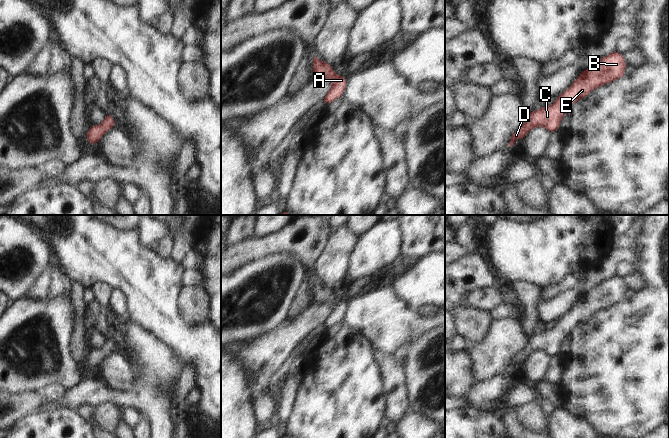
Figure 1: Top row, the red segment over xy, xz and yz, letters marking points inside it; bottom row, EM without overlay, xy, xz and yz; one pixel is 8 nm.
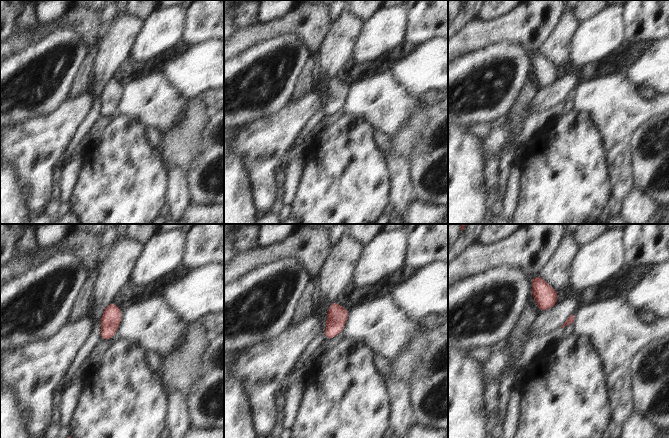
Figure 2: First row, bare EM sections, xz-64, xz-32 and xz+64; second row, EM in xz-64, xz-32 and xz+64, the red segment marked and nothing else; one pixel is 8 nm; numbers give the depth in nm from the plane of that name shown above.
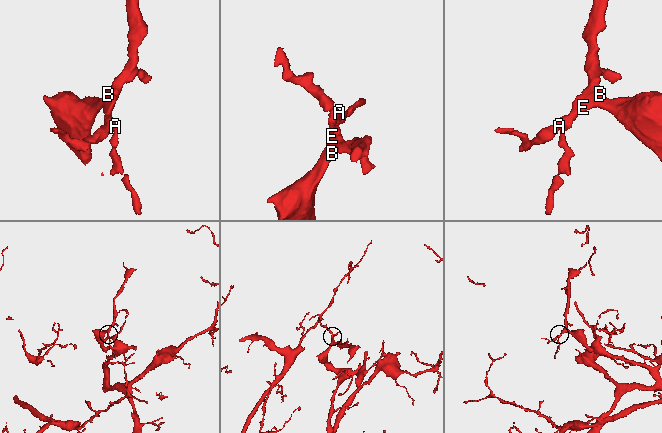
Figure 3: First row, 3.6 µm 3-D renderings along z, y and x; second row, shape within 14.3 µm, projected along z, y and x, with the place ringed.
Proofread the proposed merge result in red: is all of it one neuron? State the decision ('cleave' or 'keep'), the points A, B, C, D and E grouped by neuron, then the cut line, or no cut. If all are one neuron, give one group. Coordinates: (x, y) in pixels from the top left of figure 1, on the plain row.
keep | A B C D E | no cut

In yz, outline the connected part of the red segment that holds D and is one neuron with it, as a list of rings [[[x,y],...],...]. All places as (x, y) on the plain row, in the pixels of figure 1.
[[[616,273],[600,282],[586,292],[572,307],[572,309],[558,321],[552,329],[544,330],[531,335],[528,343],[511,360],[509,370],[514,369],[517,363],[524,363],[529,355],[535,351],[545,351],[550,357],[556,357],[562,341],[578,324],[585,322],[597,311],[611,307],[626,300],[627,287],[624,280]]]

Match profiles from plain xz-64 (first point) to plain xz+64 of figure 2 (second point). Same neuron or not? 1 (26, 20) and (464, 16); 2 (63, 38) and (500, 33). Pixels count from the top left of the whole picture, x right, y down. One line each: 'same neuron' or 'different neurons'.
1: same neuron
2: different neurons

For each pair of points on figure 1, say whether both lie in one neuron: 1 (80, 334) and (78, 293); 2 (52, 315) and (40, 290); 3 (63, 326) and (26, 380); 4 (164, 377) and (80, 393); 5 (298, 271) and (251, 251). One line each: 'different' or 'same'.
1: same
2: different
3: same
4: same
5: different

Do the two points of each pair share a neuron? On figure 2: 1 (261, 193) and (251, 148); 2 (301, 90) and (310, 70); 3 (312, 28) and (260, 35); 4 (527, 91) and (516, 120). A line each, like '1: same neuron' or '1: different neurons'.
1: same neuron
2: same neuron
3: same neuron
4: same neuron

